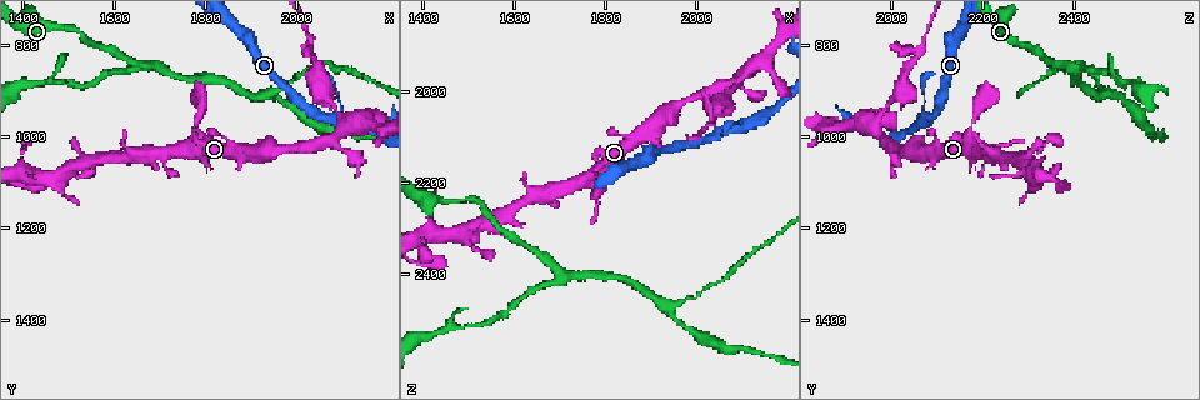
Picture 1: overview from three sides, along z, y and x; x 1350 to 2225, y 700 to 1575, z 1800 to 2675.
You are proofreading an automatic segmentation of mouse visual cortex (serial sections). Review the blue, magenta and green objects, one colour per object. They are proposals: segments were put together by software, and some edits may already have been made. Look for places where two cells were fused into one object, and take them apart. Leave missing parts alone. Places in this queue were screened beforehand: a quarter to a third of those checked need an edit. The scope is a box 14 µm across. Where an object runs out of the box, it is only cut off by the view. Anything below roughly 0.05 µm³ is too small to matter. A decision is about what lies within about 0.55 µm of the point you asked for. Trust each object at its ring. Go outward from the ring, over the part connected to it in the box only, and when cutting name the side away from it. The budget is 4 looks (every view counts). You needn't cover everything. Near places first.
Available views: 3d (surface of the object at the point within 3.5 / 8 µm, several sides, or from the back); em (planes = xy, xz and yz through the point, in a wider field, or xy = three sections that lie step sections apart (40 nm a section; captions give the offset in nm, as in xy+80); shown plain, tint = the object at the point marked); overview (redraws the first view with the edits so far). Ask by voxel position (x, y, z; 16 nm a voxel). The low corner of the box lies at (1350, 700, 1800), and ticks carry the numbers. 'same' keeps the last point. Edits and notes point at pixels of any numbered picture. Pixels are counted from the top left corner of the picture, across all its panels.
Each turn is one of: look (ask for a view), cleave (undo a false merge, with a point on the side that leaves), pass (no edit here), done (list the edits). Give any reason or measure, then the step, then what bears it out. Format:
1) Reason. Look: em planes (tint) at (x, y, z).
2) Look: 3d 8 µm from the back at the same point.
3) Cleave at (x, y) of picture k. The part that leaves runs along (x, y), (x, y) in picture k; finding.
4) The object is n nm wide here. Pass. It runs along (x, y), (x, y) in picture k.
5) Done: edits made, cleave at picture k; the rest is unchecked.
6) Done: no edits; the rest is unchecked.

Three-way junction. Look: 3d 3.5 µm at (1705, 855, 2400).

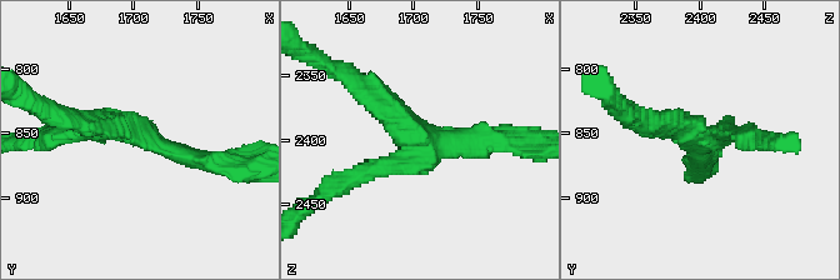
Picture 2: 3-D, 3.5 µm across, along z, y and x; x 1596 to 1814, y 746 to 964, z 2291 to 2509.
3 arms meet here; the arms are 200, 250, 250 nm wide. Look: em xy step 5 (tint) at (1708, 852, 2402).

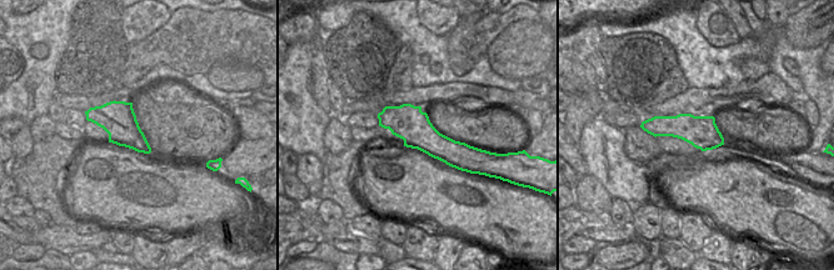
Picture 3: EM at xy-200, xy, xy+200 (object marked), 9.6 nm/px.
Cleave at (365, 175) of picture 2. The part that leaves runs along (420, 150), (313, 201) in picture 2; two cells meet here.

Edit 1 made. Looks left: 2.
Branch point. Look: 3d 3.5 µm from the back at (2090, 960, 2075).

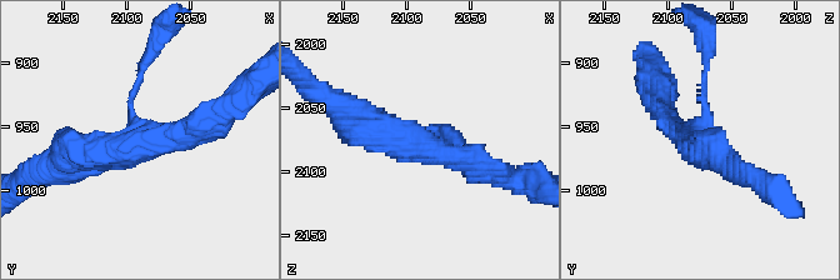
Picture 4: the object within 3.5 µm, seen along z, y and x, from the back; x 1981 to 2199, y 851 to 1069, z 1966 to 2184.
Pass. It runs along (489, 170), (366, 131), (344, 113) in picture 4; continuous, no second cell.

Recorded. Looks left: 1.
Done: edits made, cleave at picture 2; the rest is unchecked.

